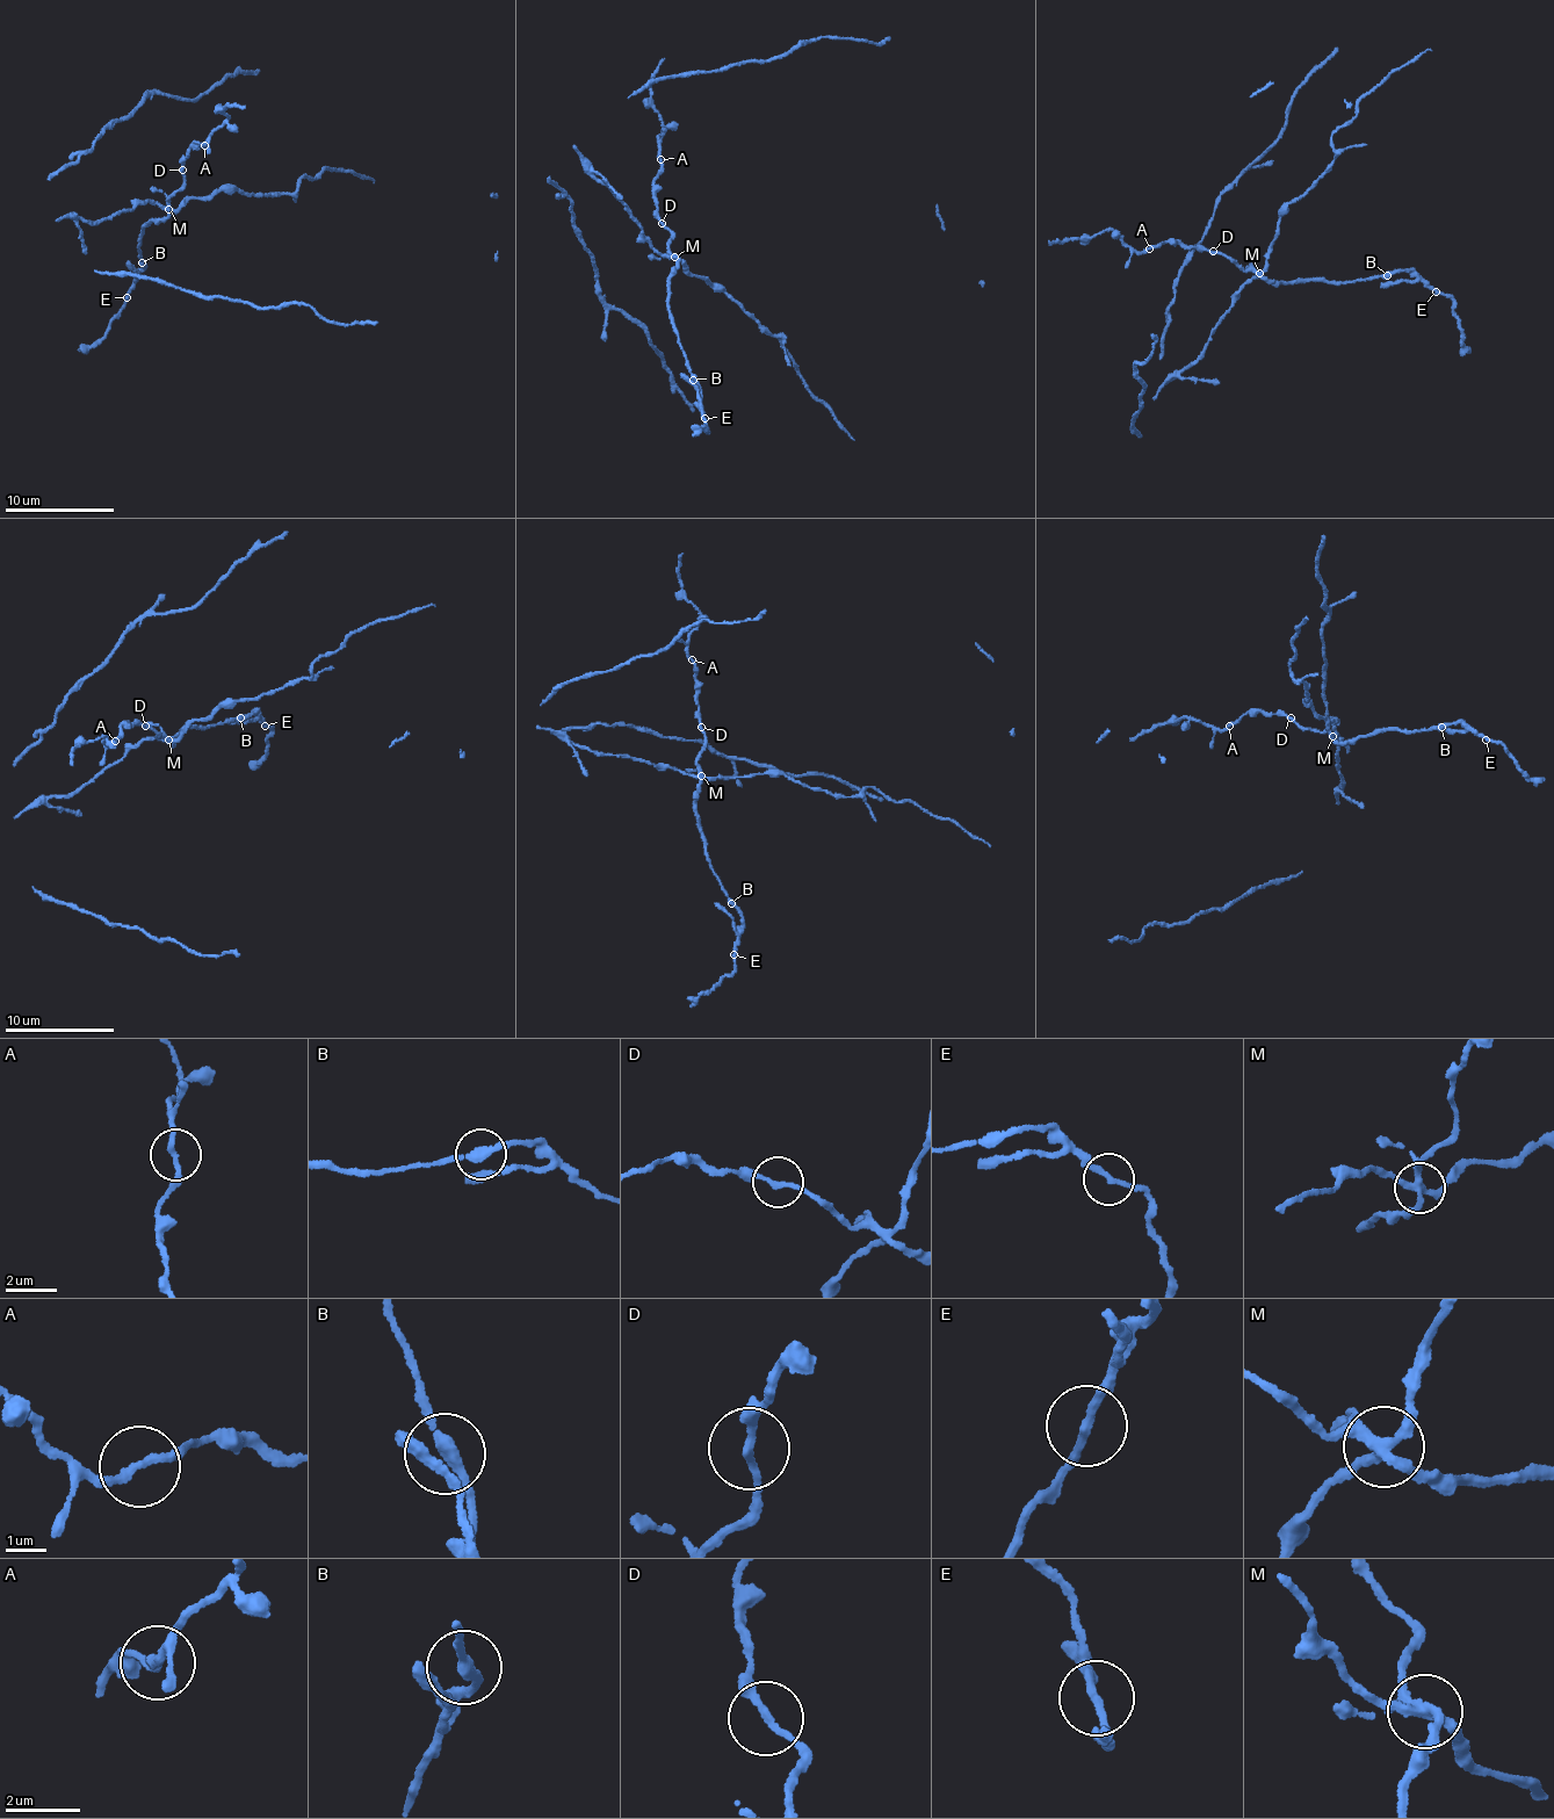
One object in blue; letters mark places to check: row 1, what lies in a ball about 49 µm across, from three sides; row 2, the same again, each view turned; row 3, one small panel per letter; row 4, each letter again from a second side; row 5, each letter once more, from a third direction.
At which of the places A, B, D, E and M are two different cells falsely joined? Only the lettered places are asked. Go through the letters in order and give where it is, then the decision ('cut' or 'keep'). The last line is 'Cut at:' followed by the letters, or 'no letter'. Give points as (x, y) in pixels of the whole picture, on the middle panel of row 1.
A: at (660, 159); keep
B: at (693, 380); keep
D: at (662, 223); keep
E: at (705, 418); cut
M: at (674, 257); cut
Cut at: E, M

